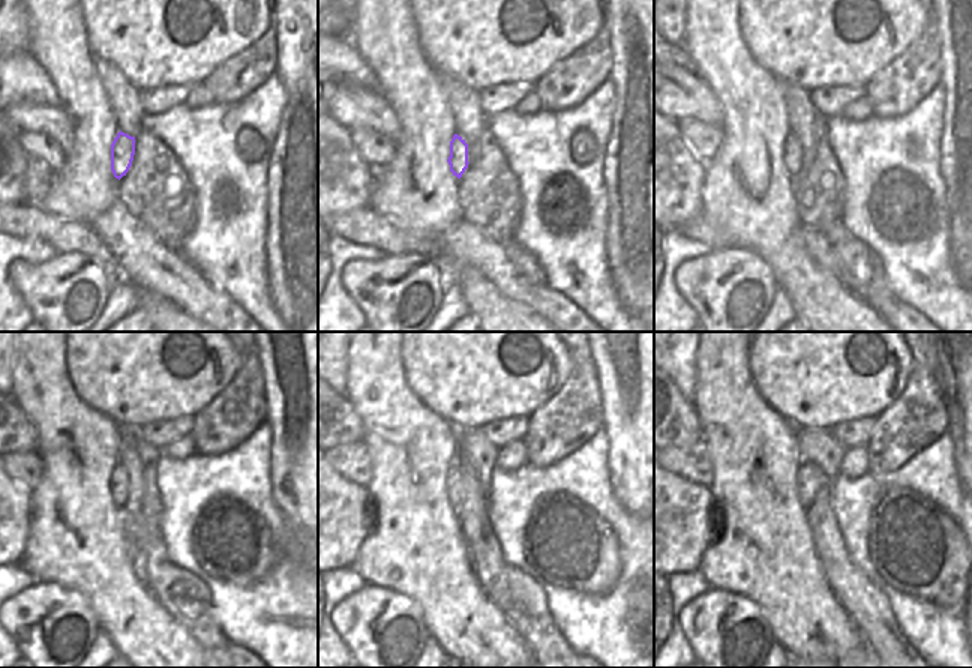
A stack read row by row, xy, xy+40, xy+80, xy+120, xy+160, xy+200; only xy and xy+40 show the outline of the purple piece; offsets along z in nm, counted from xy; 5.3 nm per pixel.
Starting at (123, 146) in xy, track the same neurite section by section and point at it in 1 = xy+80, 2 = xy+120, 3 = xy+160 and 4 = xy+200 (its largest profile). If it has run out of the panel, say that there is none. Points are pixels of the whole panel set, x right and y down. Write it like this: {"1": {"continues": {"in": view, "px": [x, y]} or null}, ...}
{"1": {"continues": {"in": "xy+80", "px": [791, 149]}}, "2": {"continues": {"in": "xy+120", "px": [117, 482]}}, "3": {"continues": {"in": "xy+160", "px": [455, 473]}}, "4": {"continues": {"in": "xy+200", "px": [809, 479]}}}

